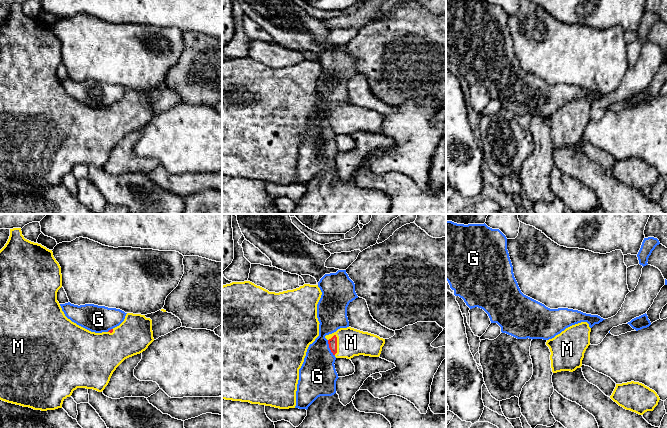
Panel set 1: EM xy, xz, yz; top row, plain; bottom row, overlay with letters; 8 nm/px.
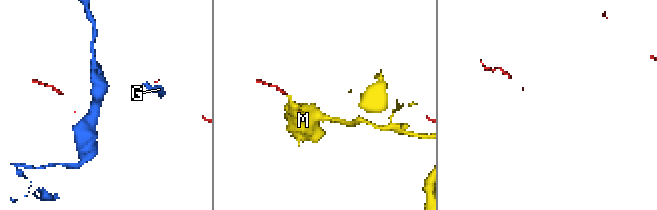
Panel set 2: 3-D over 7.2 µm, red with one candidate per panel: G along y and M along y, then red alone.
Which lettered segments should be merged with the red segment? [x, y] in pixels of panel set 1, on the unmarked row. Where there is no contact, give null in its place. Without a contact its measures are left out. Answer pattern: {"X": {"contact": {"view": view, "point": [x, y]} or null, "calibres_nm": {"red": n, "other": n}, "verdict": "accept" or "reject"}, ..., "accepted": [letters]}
{"G": {"contact": {"view": "xz", "point": [329, 123]}, "calibres_nm": {"red": 70, "other": 300}, "verdict": "reject"}, "M": {"contact": {"view": "xz", "point": [336, 120]}, "calibres_nm": {"red": 70, "other": 220}, "verdict": "accept"}, "accepted": ["M"]}

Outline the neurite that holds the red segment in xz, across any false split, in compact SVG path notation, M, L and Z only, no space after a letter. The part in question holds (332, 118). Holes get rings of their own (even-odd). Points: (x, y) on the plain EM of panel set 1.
M351 103L340 104L325 114L336 134L351 135L359 131L379 133L385 120L385 115Z

